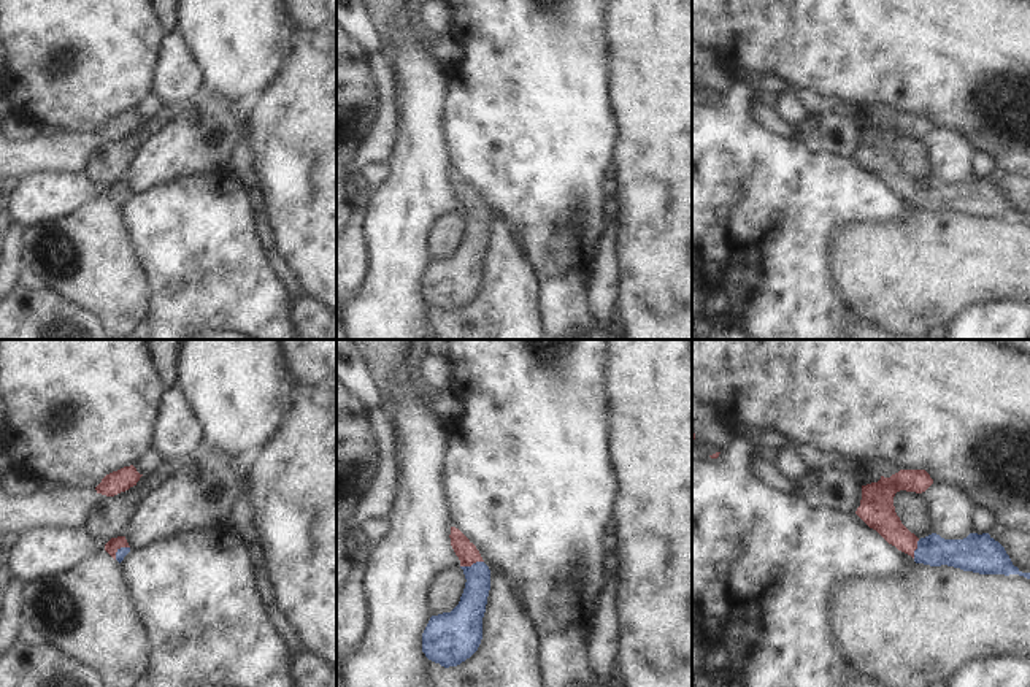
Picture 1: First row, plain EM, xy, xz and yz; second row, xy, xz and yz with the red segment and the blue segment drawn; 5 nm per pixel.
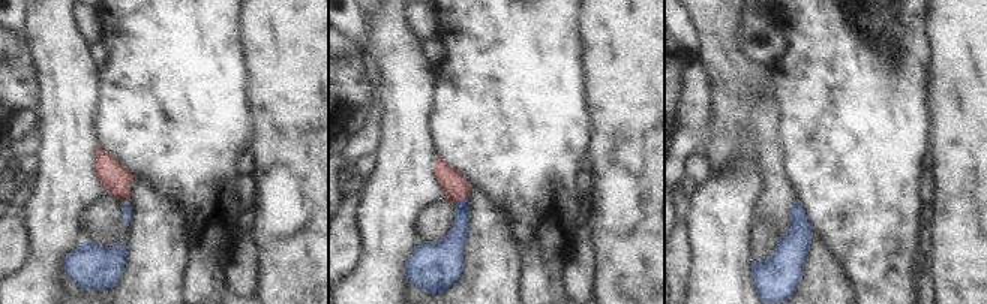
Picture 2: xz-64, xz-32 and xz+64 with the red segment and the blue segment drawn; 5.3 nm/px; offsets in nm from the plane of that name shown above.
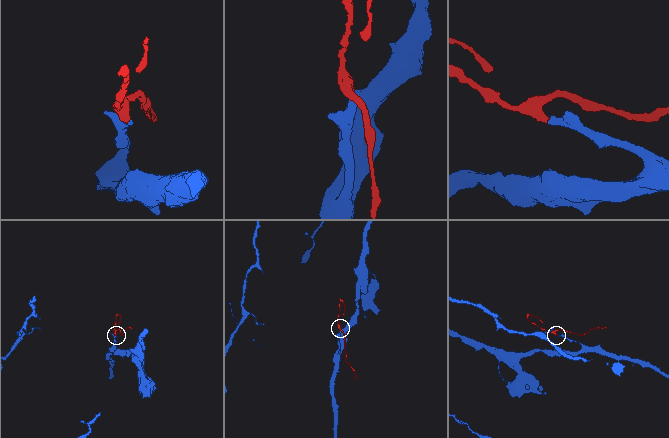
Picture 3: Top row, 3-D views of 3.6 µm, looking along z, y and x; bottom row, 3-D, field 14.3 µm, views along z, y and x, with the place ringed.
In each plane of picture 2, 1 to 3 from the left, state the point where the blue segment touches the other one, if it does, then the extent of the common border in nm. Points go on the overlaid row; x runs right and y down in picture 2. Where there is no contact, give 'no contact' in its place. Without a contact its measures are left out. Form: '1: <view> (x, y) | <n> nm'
1: no contact
2: xz-32 (459, 198) | 80 nm
3: no contact

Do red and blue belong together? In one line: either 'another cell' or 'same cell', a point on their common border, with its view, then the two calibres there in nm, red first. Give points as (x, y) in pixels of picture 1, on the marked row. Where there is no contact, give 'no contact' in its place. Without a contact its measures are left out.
same cell | xz (472, 564) | 110/150 nm

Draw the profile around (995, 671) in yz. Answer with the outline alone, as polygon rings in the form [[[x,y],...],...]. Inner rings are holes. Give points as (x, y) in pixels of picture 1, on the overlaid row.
[[[989,657],[955,671],[946,687],[1030,687],[1028,657]]]

